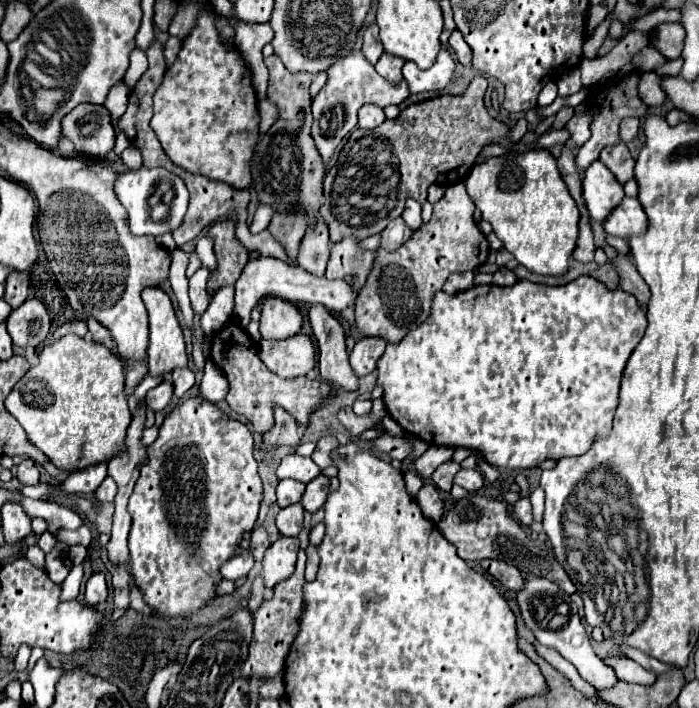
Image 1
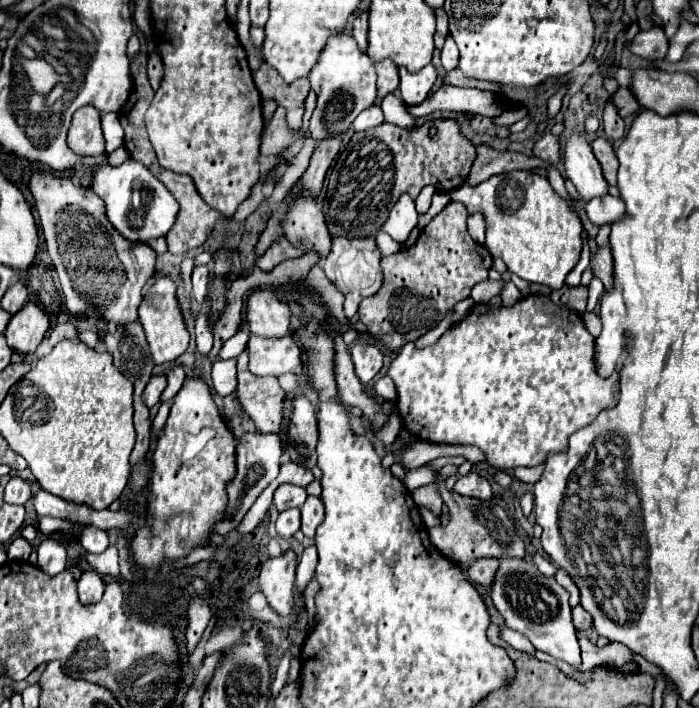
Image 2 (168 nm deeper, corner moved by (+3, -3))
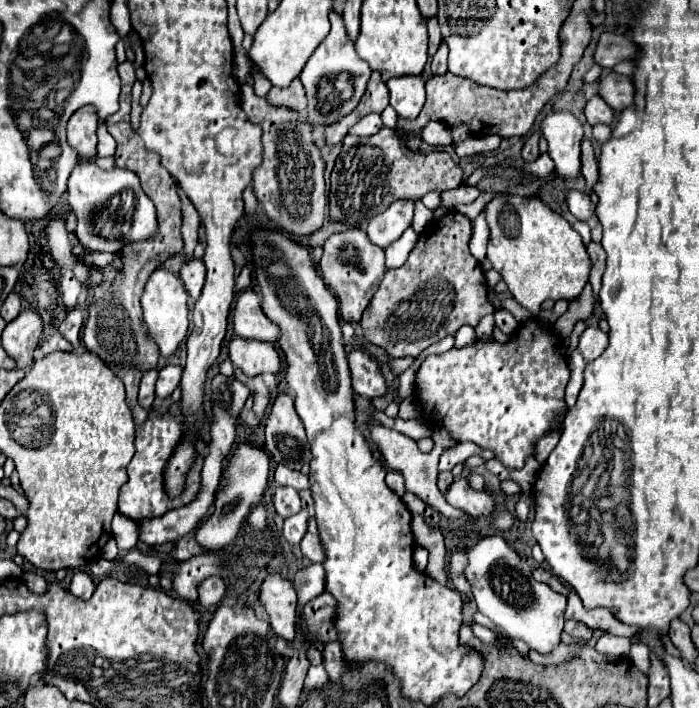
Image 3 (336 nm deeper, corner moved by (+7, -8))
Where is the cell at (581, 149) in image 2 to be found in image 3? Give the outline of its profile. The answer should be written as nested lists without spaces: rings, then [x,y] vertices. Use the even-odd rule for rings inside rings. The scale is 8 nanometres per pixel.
[[[551,112],[541,124],[541,132],[547,138],[555,172],[567,180],[579,178],[583,140],[583,126],[579,120],[569,112]]]

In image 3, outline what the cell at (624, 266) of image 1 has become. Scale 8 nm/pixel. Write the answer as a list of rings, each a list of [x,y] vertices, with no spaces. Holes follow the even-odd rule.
[[[591,242],[587,246],[587,254],[591,258],[591,274],[589,274],[589,282],[593,286],[593,294],[597,294],[601,290],[601,276],[603,276],[603,268],[605,268],[605,252],[603,246],[597,242]]]

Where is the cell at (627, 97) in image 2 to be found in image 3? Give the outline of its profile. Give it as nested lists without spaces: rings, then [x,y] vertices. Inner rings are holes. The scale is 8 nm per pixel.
[[[593,96],[587,106],[585,106],[585,116],[587,116],[587,122],[593,126],[593,124],[613,124],[615,120],[615,110],[609,108],[605,104],[605,100],[601,96]]]

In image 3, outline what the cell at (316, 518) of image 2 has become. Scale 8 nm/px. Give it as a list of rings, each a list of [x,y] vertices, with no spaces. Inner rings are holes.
[[[313,516],[309,518],[307,534],[301,540],[301,552],[311,562],[323,562],[325,560],[325,554],[321,550],[321,542],[319,542],[319,534],[317,534],[317,524],[315,524],[315,518]]]

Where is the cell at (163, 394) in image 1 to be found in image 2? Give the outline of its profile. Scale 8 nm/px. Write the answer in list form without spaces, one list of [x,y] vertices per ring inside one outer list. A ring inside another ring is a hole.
[[[163,373],[153,375],[153,377],[151,377],[151,381],[147,383],[145,391],[143,391],[143,403],[145,403],[147,407],[153,407],[155,403],[159,403],[159,397],[161,397],[161,393],[163,393],[165,385],[167,385],[167,379],[165,379],[165,375],[163,375]]]

